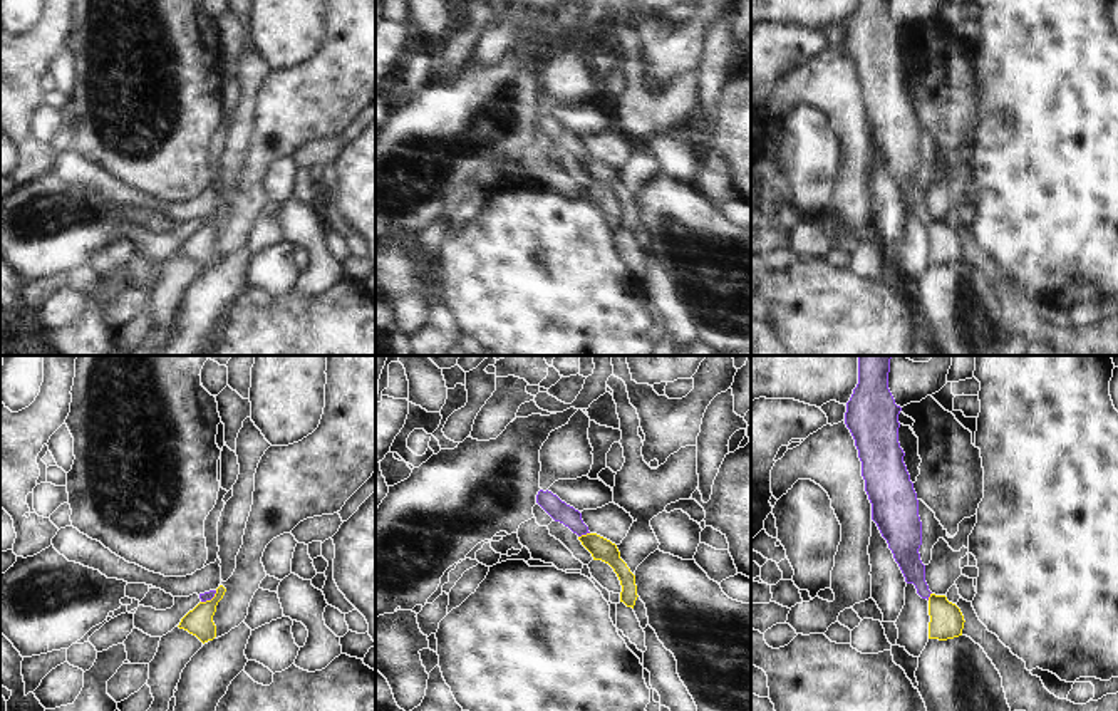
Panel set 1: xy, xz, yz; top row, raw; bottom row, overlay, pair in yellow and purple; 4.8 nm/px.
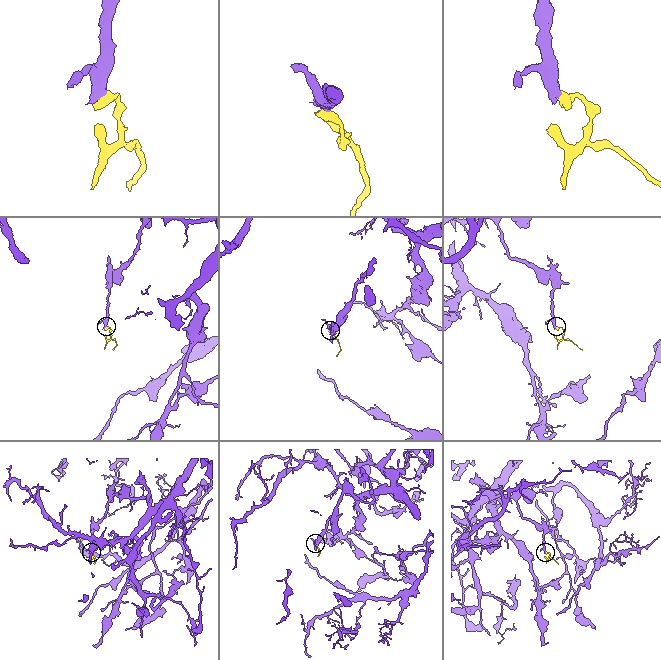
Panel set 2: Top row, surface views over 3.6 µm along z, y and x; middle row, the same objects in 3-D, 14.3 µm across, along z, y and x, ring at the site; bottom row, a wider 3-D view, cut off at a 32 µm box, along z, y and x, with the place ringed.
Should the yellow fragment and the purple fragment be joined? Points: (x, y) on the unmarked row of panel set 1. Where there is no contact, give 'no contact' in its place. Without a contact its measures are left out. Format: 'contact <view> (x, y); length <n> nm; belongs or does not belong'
contact xz (584, 160); length 60 nm; does not belong

